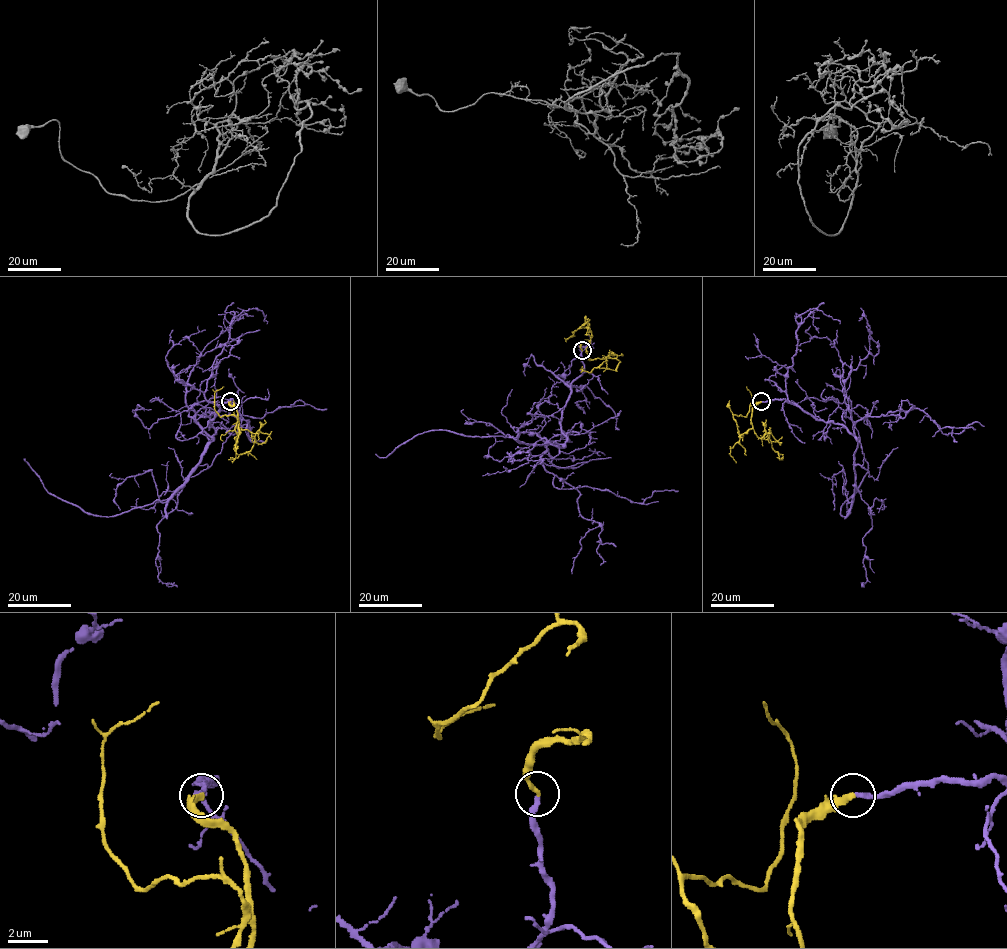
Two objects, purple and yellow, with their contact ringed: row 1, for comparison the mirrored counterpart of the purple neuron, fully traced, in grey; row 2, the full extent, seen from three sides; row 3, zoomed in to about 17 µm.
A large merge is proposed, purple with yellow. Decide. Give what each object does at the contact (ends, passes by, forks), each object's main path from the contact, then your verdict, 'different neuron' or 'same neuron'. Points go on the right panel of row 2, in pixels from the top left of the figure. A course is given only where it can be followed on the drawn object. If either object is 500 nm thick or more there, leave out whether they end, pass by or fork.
purple ends there; yellow ends there; purple runs (761, 402), (782, 399), (841, 423), (857, 440), (855, 494), (844, 516), (841, 506), (868, 470), (864, 458); yellow runs (761, 402), (752, 406), (751, 428), (739, 434), (733, 416), (746, 417), (751, 394), (746, 387); same neuron

